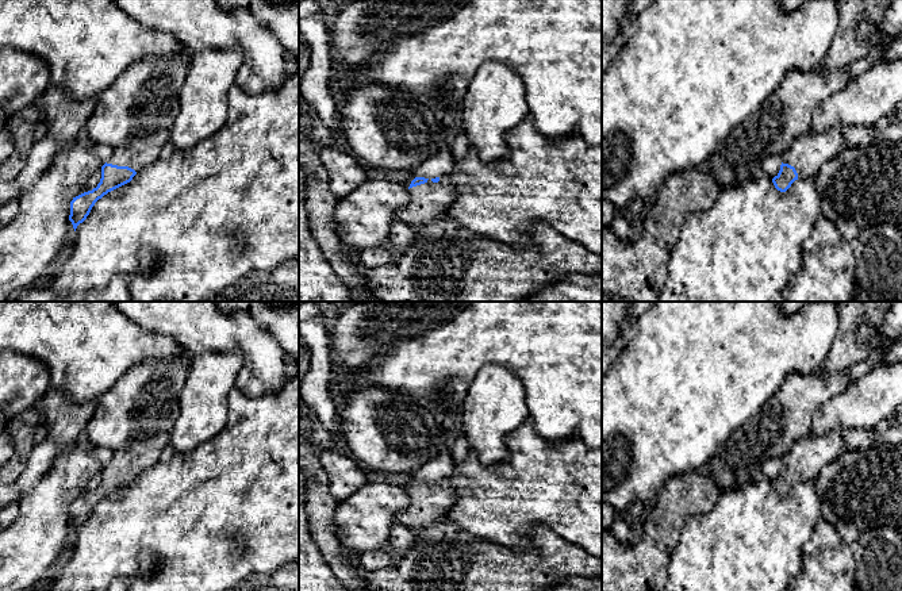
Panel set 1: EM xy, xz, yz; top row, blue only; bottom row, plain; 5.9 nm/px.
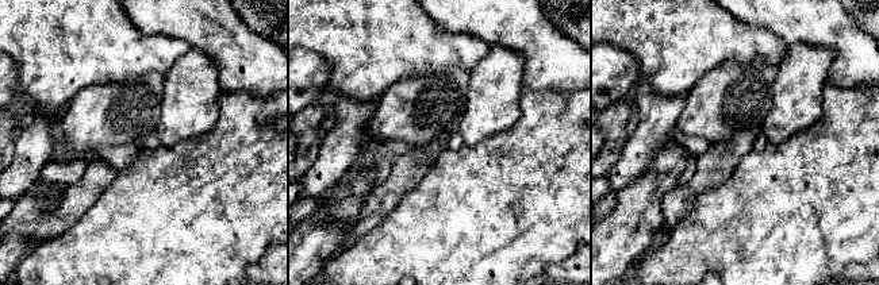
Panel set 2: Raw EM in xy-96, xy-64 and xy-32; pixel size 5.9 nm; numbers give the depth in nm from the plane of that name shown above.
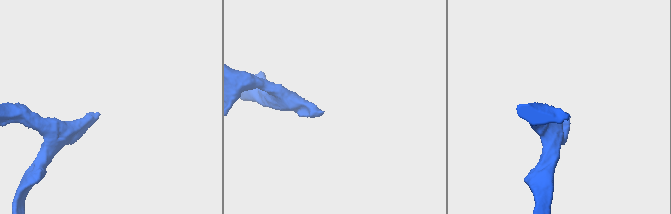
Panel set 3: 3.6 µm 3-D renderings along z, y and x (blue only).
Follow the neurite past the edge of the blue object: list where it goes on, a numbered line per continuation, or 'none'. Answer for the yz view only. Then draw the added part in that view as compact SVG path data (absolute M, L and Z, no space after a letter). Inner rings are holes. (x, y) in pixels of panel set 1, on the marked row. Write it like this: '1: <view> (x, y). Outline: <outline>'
1: yz (808, 153). Outline: M832 127L822 133L809 131L799 137L780 157L783 164L795 168L798 179L815 177L822 165L836 157L842 146L842 128Z

